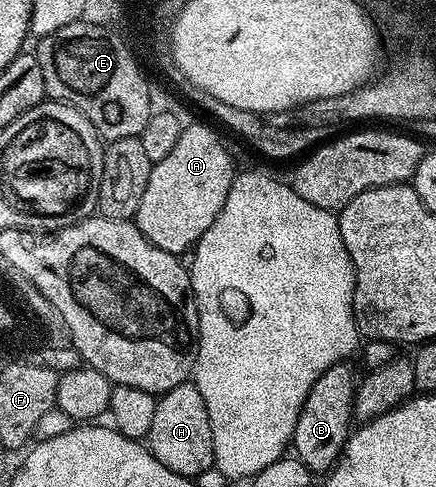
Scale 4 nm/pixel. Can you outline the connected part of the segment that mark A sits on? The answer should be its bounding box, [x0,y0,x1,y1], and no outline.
[134,120,234,256]

